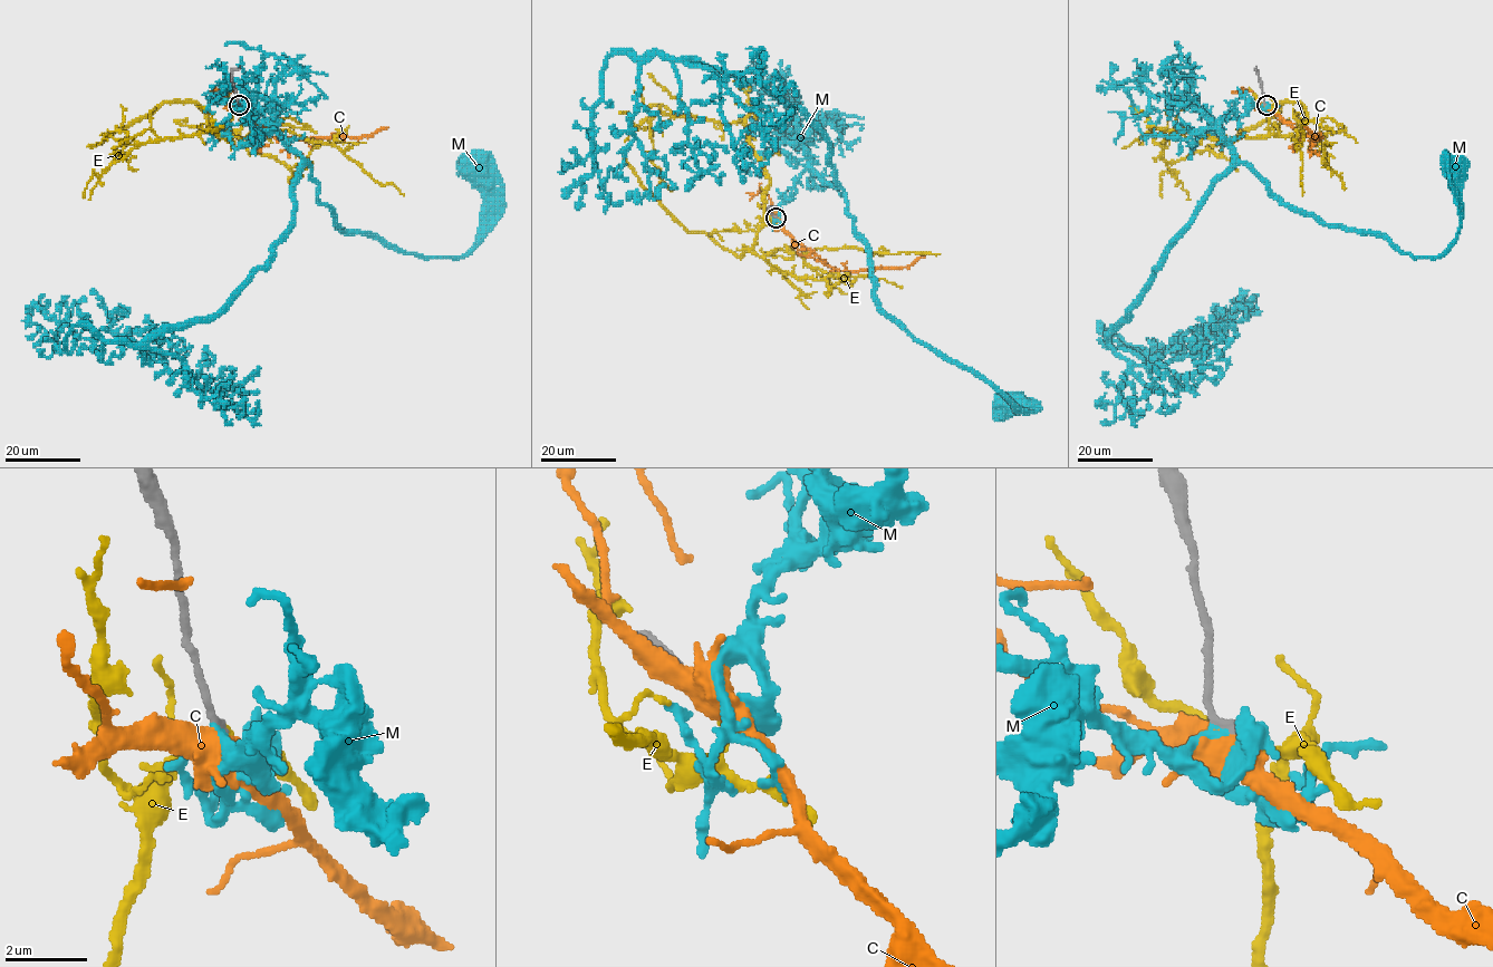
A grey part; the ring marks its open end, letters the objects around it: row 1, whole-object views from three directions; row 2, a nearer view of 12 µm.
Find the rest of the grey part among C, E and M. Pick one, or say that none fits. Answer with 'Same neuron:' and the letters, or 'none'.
Same neuron: E

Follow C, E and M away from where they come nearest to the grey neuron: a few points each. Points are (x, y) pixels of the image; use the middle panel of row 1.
C: (774, 216), (797, 242), (838, 270), (905, 268), (924, 255)
E: (776, 218), (764, 224), (768, 173), (742, 122), (656, 114), (649, 121), (652, 163), (664, 184), (674, 189)
M: (774, 216), (805, 171), (837, 185), (868, 248), (877, 306), (971, 368), (1019, 413), (1009, 407)

